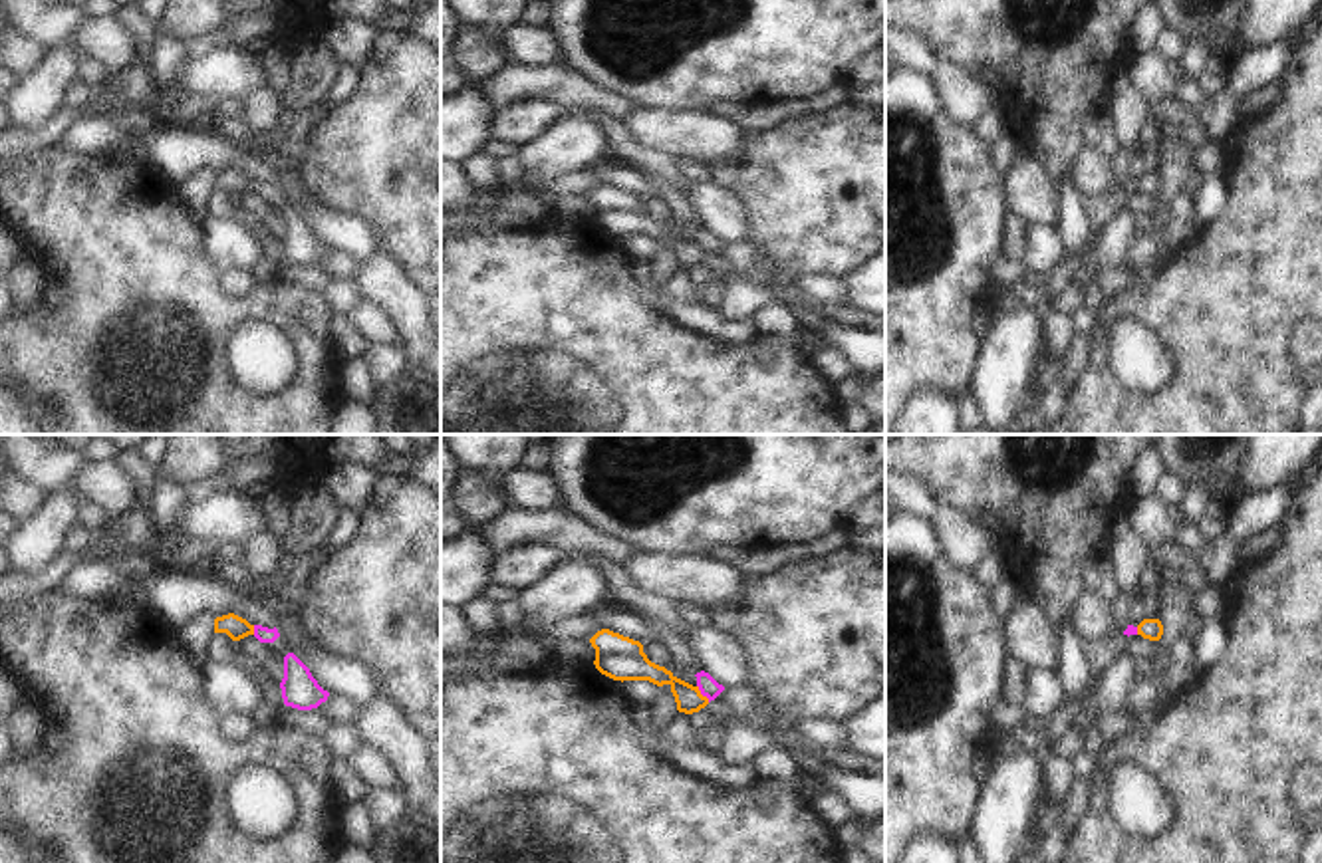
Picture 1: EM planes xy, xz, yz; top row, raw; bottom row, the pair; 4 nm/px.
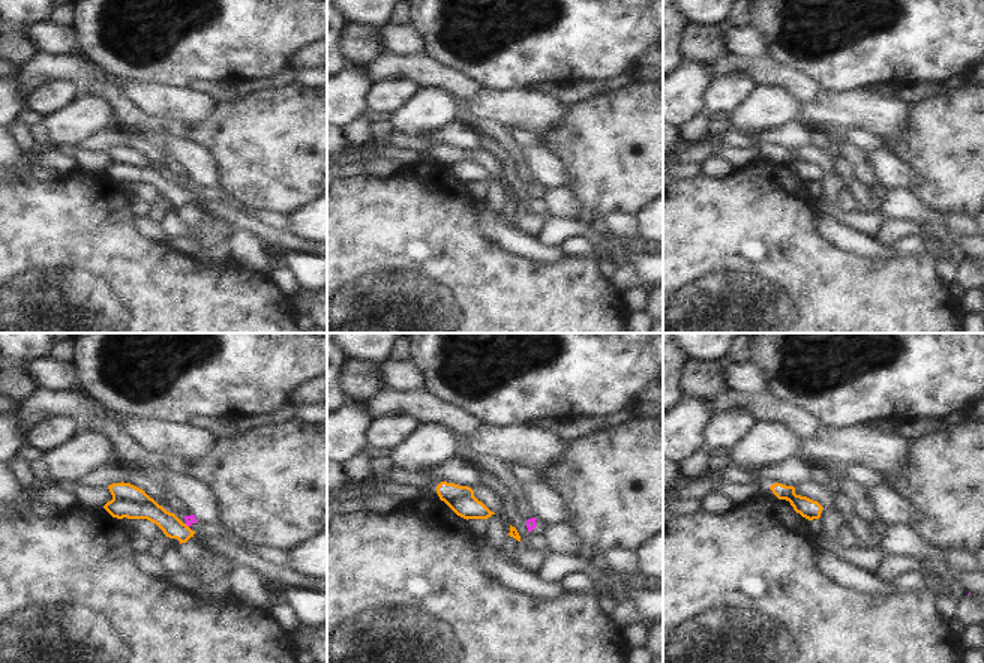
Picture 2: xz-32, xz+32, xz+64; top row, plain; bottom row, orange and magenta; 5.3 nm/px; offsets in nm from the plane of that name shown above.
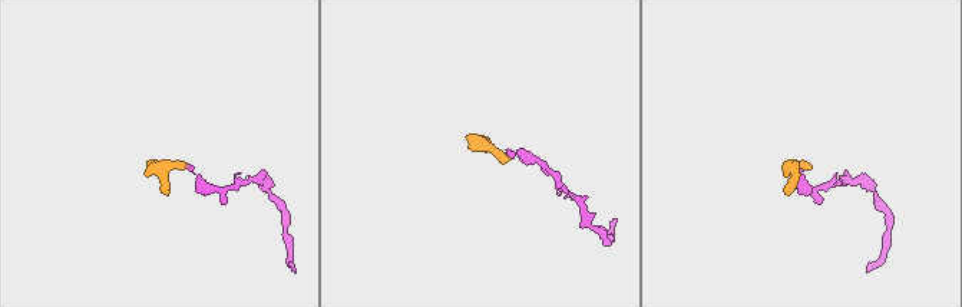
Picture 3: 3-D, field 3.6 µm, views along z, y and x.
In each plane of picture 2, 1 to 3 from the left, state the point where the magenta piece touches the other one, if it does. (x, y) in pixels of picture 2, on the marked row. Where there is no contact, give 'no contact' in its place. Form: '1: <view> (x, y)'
1: xz-32 (186, 525)
2: no contact
3: no contact

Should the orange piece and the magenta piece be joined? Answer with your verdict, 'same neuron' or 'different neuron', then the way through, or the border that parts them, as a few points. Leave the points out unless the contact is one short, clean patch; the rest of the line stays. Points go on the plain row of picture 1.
same neuron; runs through xz (687, 252), (699, 248), (707, 241)

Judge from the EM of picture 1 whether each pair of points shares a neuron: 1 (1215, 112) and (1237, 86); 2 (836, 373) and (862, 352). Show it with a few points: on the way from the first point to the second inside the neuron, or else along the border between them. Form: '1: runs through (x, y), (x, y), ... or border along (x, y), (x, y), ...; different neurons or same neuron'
1: runs through (1221, 106), (1235, 92); same neuron
2: border along (842, 358), (854, 373); different neurons

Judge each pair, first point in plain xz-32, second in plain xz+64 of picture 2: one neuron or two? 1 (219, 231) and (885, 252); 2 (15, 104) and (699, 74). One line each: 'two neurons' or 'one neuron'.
1: two neurons
2: one neuron

